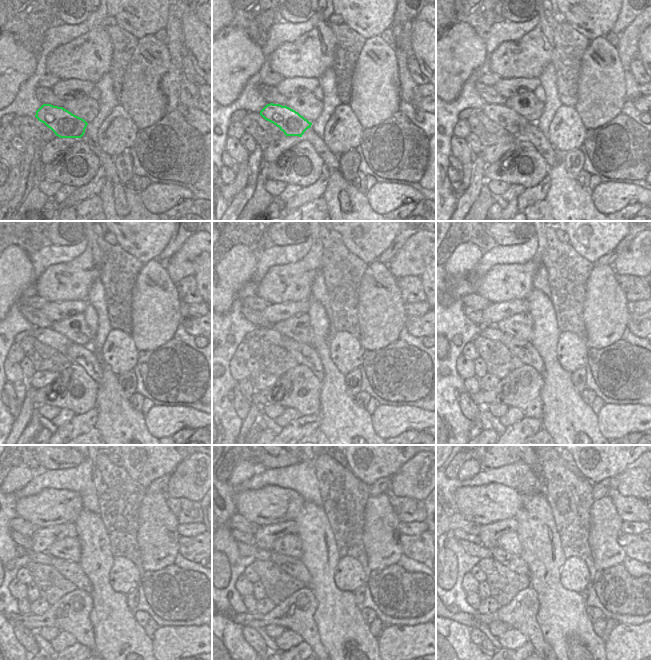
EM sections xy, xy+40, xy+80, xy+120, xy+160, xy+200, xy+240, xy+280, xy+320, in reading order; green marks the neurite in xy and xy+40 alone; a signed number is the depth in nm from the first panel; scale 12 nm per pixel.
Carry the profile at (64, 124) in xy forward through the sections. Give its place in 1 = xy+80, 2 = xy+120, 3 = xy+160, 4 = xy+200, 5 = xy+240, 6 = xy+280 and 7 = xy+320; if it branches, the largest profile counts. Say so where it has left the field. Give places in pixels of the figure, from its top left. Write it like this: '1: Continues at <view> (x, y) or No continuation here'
1: Continues at xy+80 (510, 120)
2: Continues at xy+120 (48, 336)
3: Continues at xy+160 (269, 334)
4: Continues at xy+200 (492, 333)
5: Continues at xy+240 (38, 557)
6: Continues at xy+280 (245, 550)
7: Continues at xy+320 (478, 550).

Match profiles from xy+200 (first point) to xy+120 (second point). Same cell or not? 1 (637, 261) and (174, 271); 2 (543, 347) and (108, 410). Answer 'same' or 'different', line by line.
1: same
2: same

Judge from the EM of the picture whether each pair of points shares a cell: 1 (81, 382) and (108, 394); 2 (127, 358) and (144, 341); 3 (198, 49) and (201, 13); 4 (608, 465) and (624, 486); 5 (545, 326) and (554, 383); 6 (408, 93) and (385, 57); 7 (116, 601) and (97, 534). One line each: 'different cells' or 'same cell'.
1: different cells
2: different cells
3: different cells
4: different cells
5: same cell
6: different cells
7: same cell

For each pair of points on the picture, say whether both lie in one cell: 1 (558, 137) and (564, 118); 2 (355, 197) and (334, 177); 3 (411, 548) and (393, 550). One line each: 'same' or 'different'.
1: same
2: same
3: different

